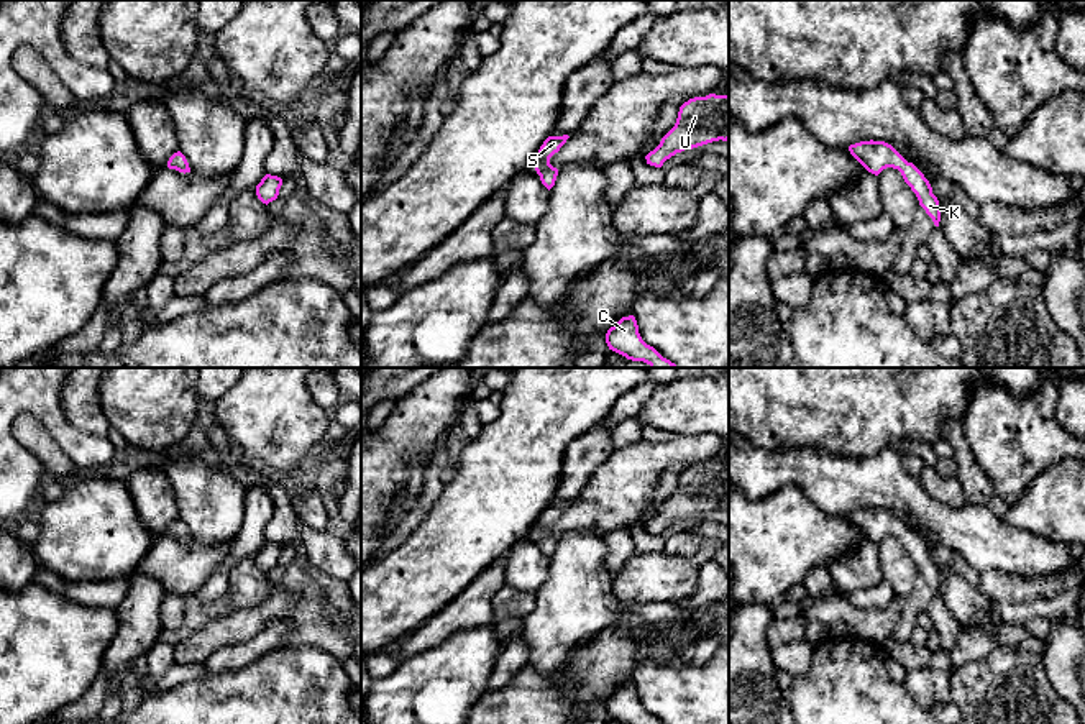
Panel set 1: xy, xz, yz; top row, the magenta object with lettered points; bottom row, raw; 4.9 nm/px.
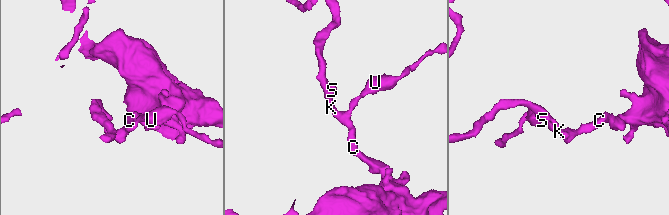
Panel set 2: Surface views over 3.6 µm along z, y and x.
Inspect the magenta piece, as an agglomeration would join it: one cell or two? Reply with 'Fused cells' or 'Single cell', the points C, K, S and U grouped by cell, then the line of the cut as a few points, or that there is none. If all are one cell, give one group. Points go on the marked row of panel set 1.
Single cell. Groups: C K S U. No split

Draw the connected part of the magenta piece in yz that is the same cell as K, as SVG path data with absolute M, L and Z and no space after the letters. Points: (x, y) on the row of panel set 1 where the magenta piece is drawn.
M860 141L849 146L850 154L872 174L878 176L883 169L898 169L904 182L916 194L919 205L939 227L941 207L937 197L932 194L932 187L924 174L908 163L891 144L885 141Z

